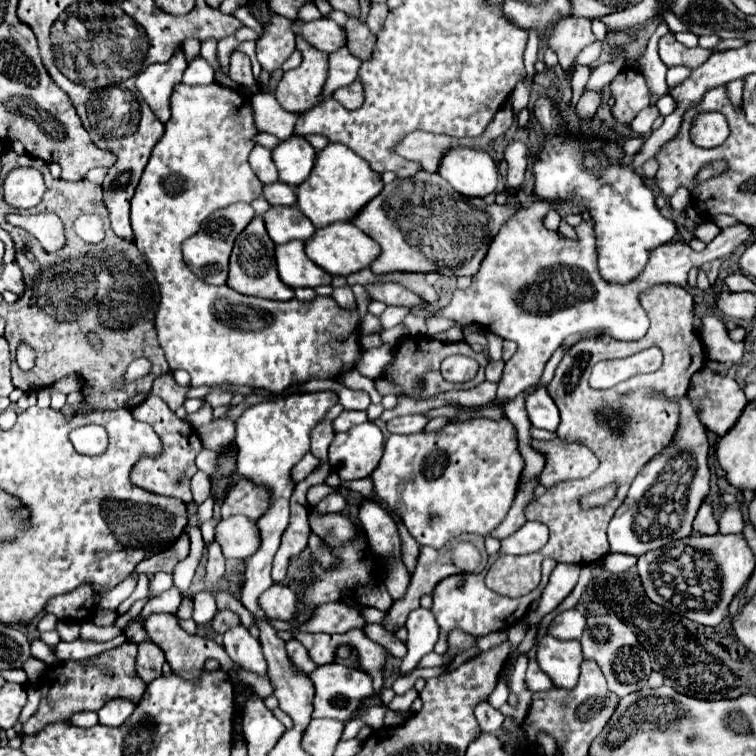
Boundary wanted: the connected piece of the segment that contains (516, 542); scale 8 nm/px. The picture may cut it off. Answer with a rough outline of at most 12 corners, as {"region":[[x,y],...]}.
{"region":[[527,522],[501,542],[499,554],[529,554],[547,544],[545,524]]}

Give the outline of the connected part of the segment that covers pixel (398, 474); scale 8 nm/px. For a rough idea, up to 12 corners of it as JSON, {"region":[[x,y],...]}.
{"region":[[507,418],[391,434],[371,478],[419,544],[489,534],[523,456]]}

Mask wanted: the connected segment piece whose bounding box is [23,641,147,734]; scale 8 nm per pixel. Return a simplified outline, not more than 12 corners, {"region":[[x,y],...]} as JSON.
{"region":[[136,643],[47,670],[35,734],[111,698],[139,702]]}

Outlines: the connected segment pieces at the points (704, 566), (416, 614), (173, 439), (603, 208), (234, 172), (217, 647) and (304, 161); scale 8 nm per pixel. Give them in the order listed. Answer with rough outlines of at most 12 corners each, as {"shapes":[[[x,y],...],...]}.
{"shapes":[[[693,534],[639,556],[649,600],[719,626],[751,578],[743,534]],[[417,608],[405,628],[407,656],[401,672],[411,672],[439,638],[431,610]],[[155,394],[131,410],[163,444],[129,474],[135,486],[191,502],[199,438]],[[553,136],[533,164],[543,200],[585,202],[599,272],[625,284],[671,242],[653,192],[615,142]],[[177,84],[131,200],[171,370],[281,394],[361,360],[357,308],[205,284],[181,244],[261,196],[247,96]],[[173,614],[147,616],[145,630],[171,670],[199,676],[207,658],[233,666],[225,648],[187,634]],[[303,136],[281,140],[271,156],[279,180],[301,184],[315,162]]]}

